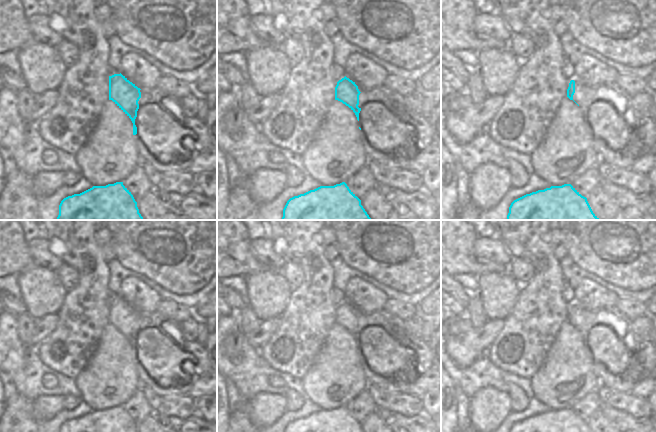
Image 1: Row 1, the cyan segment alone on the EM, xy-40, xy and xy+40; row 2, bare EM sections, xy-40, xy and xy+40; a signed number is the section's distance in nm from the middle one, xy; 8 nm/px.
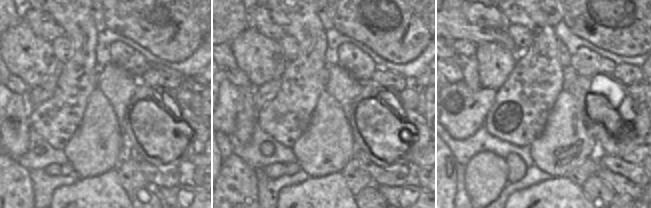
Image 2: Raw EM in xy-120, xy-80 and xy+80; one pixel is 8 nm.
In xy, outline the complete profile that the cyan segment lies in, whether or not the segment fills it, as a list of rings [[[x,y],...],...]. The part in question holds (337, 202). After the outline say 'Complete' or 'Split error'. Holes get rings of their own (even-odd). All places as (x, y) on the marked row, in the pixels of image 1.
[[[345,182],[290,198],[281,220],[371,220]]]. Complete.

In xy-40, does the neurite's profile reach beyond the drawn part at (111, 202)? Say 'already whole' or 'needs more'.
already whole

